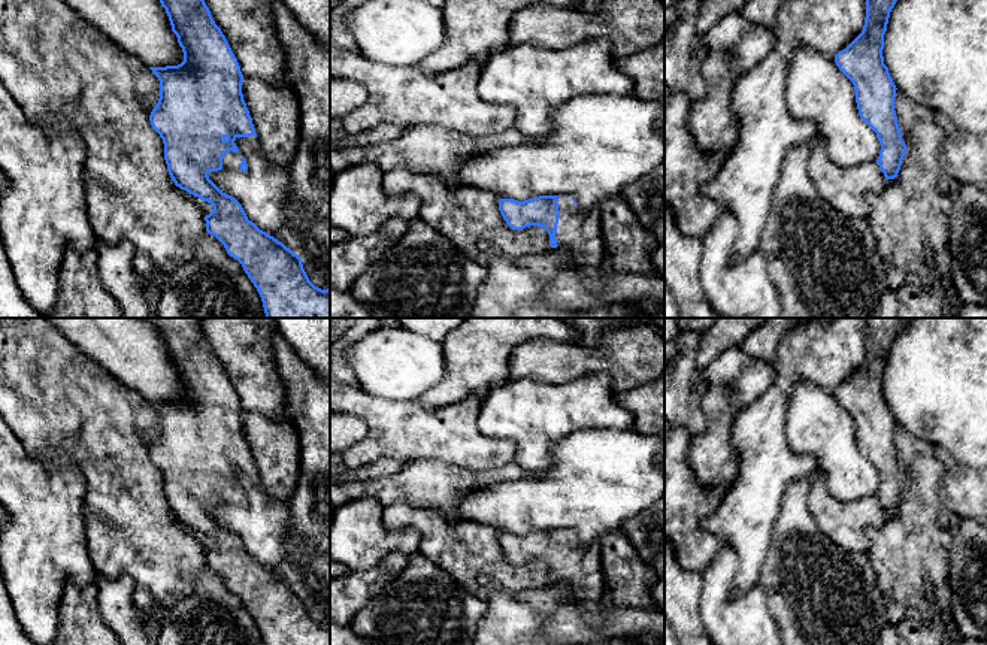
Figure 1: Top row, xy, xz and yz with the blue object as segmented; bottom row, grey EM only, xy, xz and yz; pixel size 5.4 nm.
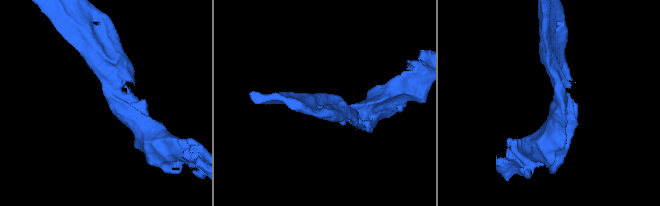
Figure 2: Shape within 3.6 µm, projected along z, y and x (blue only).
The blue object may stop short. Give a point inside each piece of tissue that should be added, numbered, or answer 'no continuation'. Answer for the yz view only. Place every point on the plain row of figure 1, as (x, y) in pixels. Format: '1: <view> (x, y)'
no continuation

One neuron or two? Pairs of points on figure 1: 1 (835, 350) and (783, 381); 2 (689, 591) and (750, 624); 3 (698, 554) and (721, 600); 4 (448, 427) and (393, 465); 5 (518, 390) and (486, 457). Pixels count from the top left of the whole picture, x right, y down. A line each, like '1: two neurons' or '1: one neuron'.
1: one neuron
2: two neurons
3: two neurons
4: two neurons
5: two neurons

